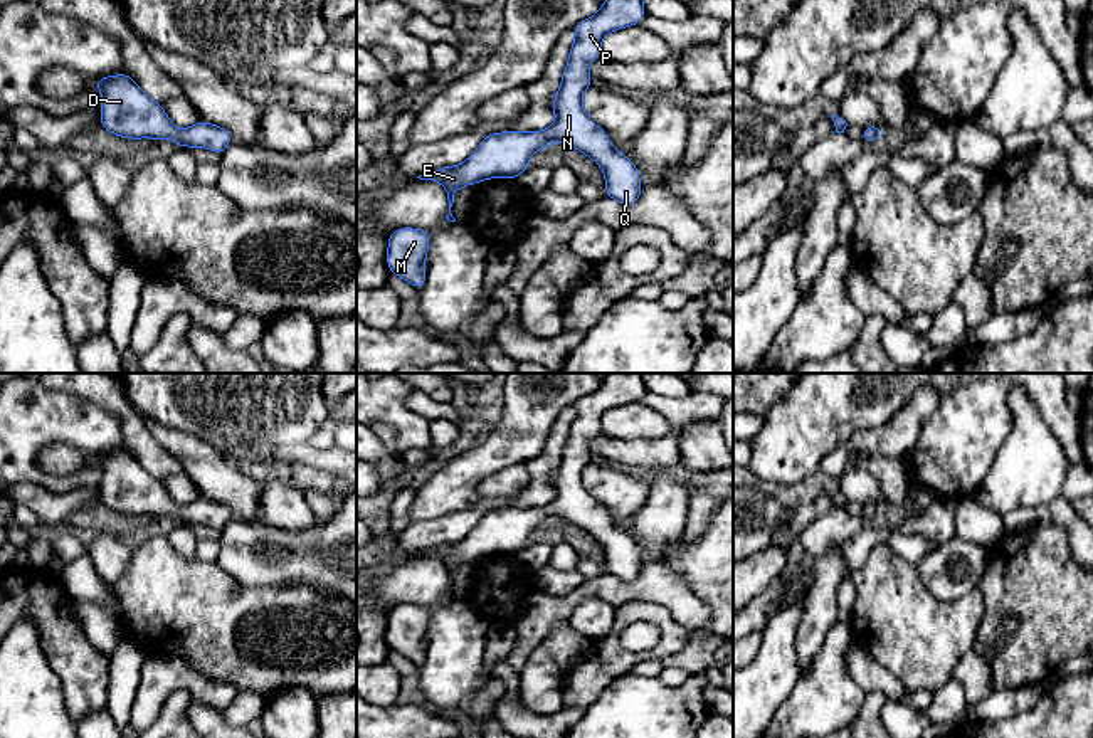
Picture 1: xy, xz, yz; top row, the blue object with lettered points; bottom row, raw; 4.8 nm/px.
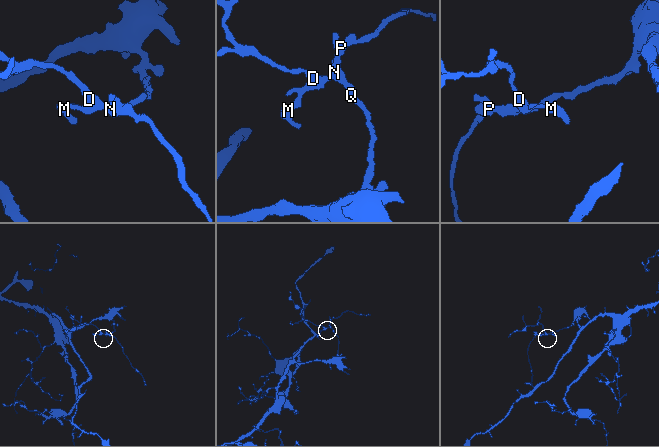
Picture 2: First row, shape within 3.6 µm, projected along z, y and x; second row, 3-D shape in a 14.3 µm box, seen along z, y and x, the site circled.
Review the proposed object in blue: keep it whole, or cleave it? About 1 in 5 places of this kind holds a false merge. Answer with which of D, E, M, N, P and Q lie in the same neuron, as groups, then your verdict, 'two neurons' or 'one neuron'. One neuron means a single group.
groups D E M N P Q; one neuron

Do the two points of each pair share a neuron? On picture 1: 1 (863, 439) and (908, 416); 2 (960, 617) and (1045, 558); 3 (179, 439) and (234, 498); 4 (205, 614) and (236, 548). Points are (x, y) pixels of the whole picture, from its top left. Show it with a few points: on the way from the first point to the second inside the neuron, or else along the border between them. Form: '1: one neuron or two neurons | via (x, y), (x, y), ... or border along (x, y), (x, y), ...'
1: one neuron | via (875, 439), (885, 439), (897, 427)
2: two neurons | border along (979, 585), (984, 595), (984, 616), (976, 639)
3: one neuron | via (194, 454), (222, 483)
4: two neurons | border along (216, 562), (241, 584), (261, 585)

